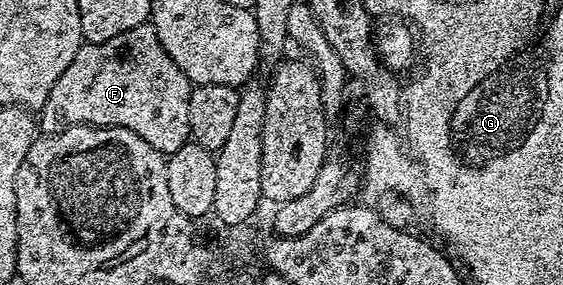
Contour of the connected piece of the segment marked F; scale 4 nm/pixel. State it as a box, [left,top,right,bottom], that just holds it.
[38,24,193,156]

